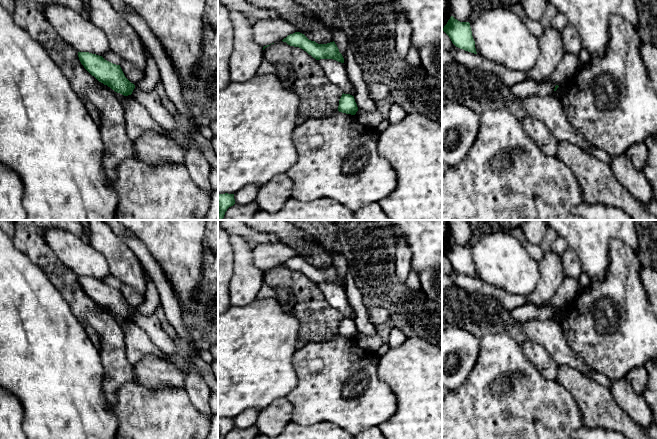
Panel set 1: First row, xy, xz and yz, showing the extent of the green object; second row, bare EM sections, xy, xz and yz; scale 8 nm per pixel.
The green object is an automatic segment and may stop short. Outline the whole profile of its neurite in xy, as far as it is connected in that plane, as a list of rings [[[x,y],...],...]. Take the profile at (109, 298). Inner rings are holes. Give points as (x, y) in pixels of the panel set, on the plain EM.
[[[78,276],[78,281],[84,292],[99,306],[124,320],[132,318],[135,309],[125,301],[120,289],[89,276]]]

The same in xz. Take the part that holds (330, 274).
[[[300,256],[290,258],[282,265],[286,266],[290,270],[303,273],[316,284],[333,283],[344,287],[344,282],[339,276],[339,273],[334,265],[327,268],[318,268],[315,265],[309,264],[304,258]]]

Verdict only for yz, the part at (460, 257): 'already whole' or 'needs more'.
already whole

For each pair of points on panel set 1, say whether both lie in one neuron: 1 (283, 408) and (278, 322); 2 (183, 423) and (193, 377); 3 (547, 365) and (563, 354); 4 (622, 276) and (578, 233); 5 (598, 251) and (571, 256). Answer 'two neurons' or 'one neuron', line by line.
1: two neurons
2: two neurons
3: two neurons
4: two neurons
5: two neurons

